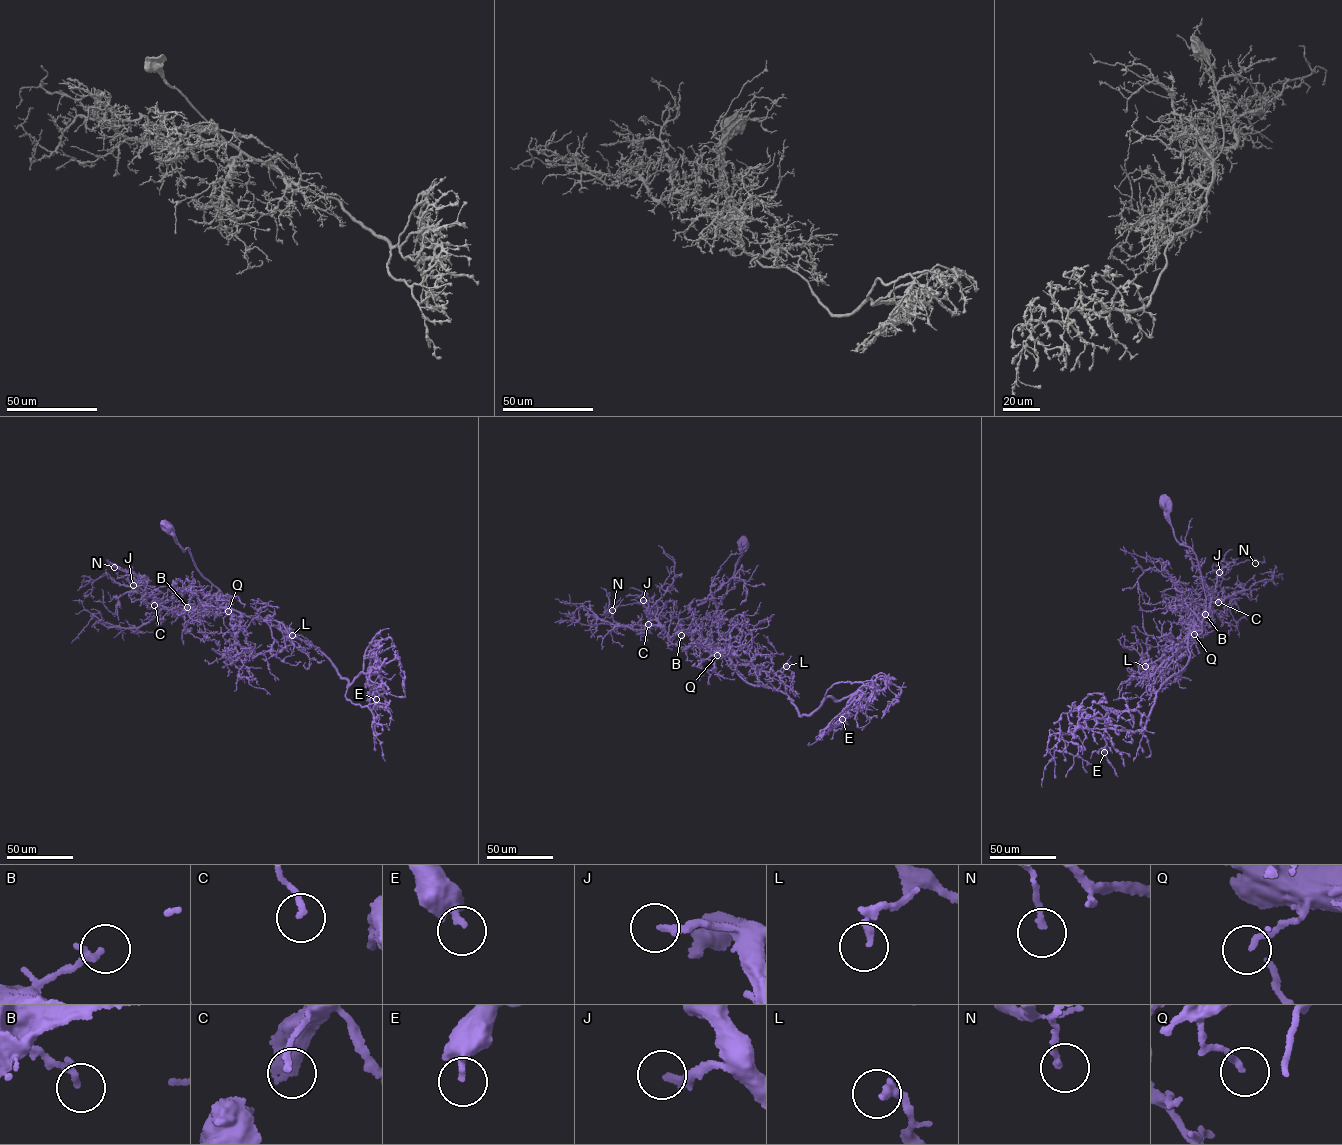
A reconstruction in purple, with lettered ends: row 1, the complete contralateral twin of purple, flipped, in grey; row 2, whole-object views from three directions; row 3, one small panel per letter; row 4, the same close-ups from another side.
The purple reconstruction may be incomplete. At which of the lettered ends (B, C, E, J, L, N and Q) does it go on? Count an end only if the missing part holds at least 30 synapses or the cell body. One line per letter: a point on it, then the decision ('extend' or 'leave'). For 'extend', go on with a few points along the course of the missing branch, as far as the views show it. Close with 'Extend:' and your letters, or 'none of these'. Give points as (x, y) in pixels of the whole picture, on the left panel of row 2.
B: at (187, 607); leave
C: at (154, 605); leave
E: at (376, 699); leave
J: at (133, 585); extend
L: at (292, 635); leave
N: at (114, 567); leave
Q: at (228, 611); leave
Extend: J

